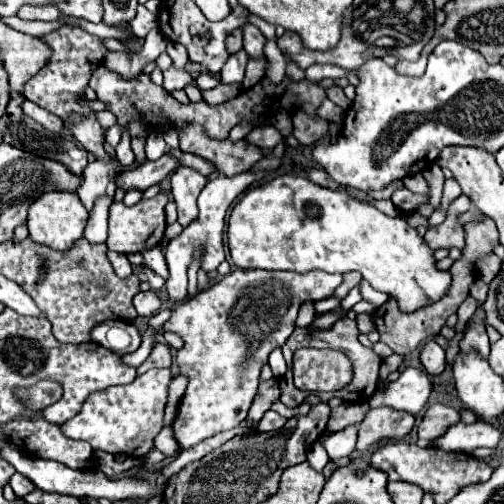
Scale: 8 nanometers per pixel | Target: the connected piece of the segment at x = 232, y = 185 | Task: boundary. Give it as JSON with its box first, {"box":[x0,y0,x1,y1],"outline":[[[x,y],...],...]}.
{"box":[164,173,260,303],"outline":[[[240,173],[234,177],[214,177],[206,183],[206,187],[202,189],[200,197],[198,197],[198,207],[200,207],[200,215],[198,219],[194,219],[188,227],[184,227],[184,231],[174,237],[166,249],[164,249],[164,257],[168,263],[168,279],[166,279],[166,291],[168,291],[168,299],[172,303],[184,301],[186,299],[186,285],[188,285],[188,277],[186,271],[194,259],[194,253],[198,249],[202,249],[202,261],[200,267],[204,271],[214,271],[222,261],[225,260],[225,253],[223,247],[223,231],[224,231],[224,217],[228,207],[234,203],[234,199],[238,197],[238,193],[242,193],[250,183],[254,183],[256,179],[260,179],[260,173]]]}

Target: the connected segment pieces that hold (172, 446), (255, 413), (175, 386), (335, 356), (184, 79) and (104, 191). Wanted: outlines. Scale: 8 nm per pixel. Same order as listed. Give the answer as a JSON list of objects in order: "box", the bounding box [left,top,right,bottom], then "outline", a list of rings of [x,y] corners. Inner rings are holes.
[{"box":[154,427,178,457],"outline":[[[164,427],[164,429],[156,435],[154,445],[156,445],[156,449],[160,449],[160,451],[162,451],[164,455],[168,455],[168,457],[174,457],[174,455],[176,455],[176,447],[178,447],[178,443],[176,443],[174,433],[172,433],[170,427]]]},{"box":[246,377,281,423],"outline":[[[275,377],[272,379],[260,382],[256,399],[248,411],[248,417],[246,421],[252,421],[252,423],[258,423],[262,419],[262,415],[270,409],[272,401],[276,401],[280,397],[281,391],[278,385],[278,381]]]},{"box":[164,374,188,426],"outline":[[[182,374],[176,376],[170,383],[168,389],[168,401],[164,410],[164,426],[171,426],[176,415],[176,407],[188,384],[188,378]]]},{"box":[292,349,352,392],"outline":[[[298,349],[292,357],[294,384],[308,392],[334,392],[352,379],[352,367],[336,349]]]},{"box":[164,67,192,91],"outline":[[[170,67],[164,73],[164,89],[174,91],[174,89],[184,89],[188,83],[192,83],[192,77],[184,69],[174,69]]]},{"box":[78,161,114,213],"outline":[[[92,161],[84,169],[84,183],[78,189],[78,197],[86,211],[90,213],[94,209],[94,201],[98,197],[114,197],[114,167],[108,163]]]}]

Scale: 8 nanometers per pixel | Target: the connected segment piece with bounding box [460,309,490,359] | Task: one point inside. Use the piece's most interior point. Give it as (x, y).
(476, 339)

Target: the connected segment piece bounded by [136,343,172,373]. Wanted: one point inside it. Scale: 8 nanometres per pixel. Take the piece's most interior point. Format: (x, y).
(160, 357)

